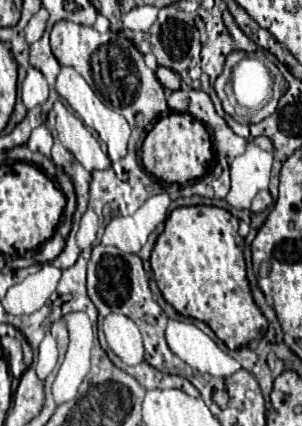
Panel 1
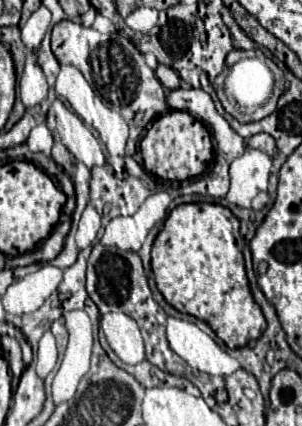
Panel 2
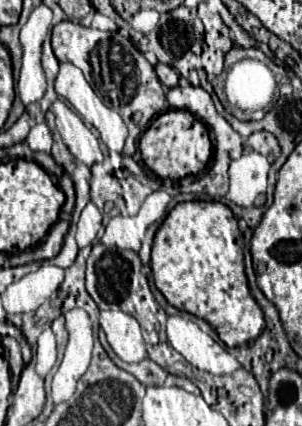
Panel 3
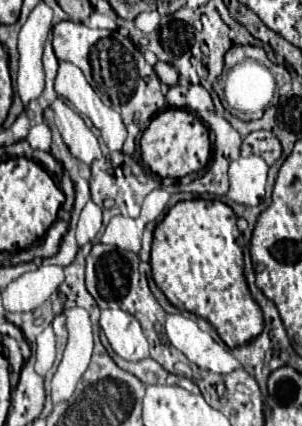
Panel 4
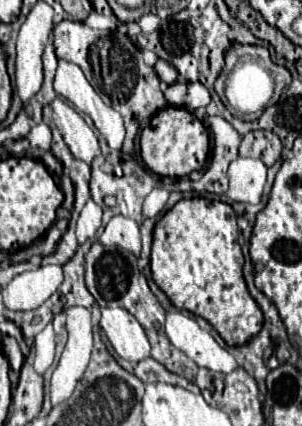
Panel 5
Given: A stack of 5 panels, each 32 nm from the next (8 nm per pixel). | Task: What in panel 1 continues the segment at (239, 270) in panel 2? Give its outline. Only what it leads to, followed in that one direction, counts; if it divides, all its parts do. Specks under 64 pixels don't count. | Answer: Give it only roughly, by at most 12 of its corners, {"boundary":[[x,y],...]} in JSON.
{"boundary":[[170,212],[150,260],[164,300],[230,350],[268,320],[238,218]]}

